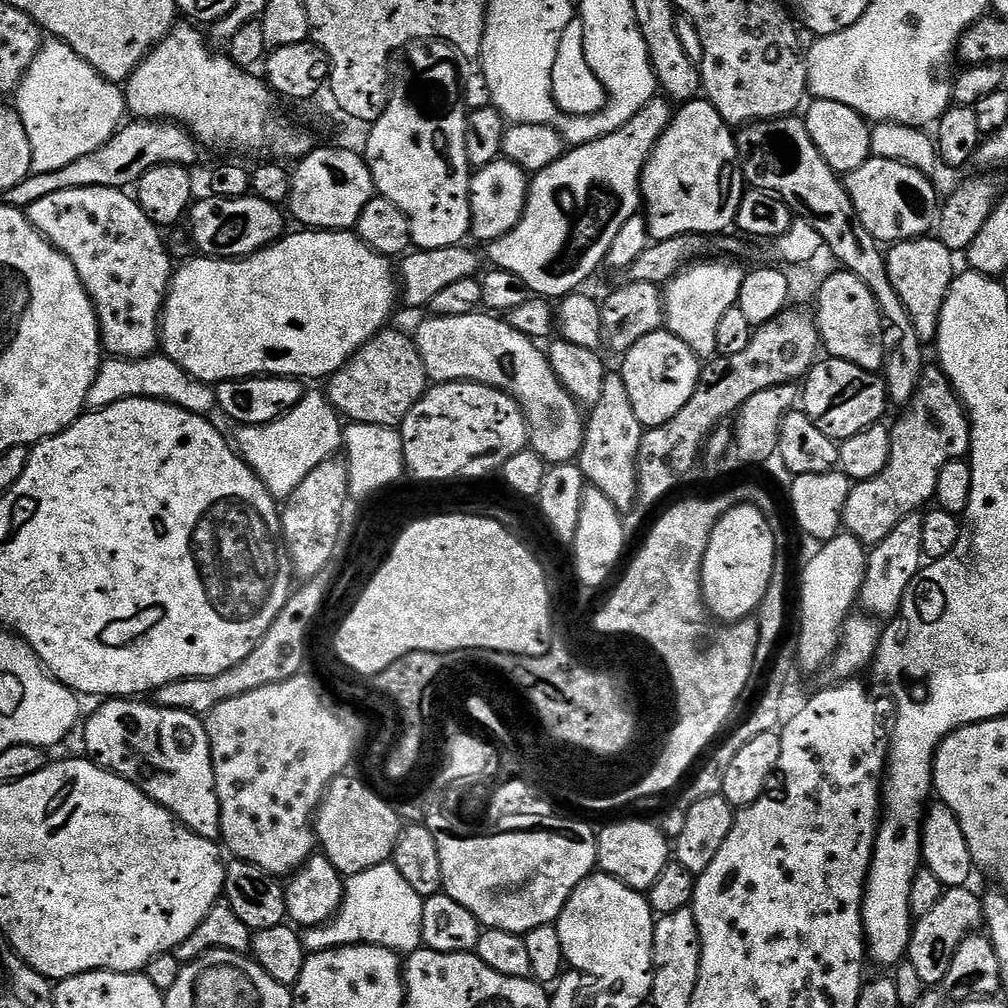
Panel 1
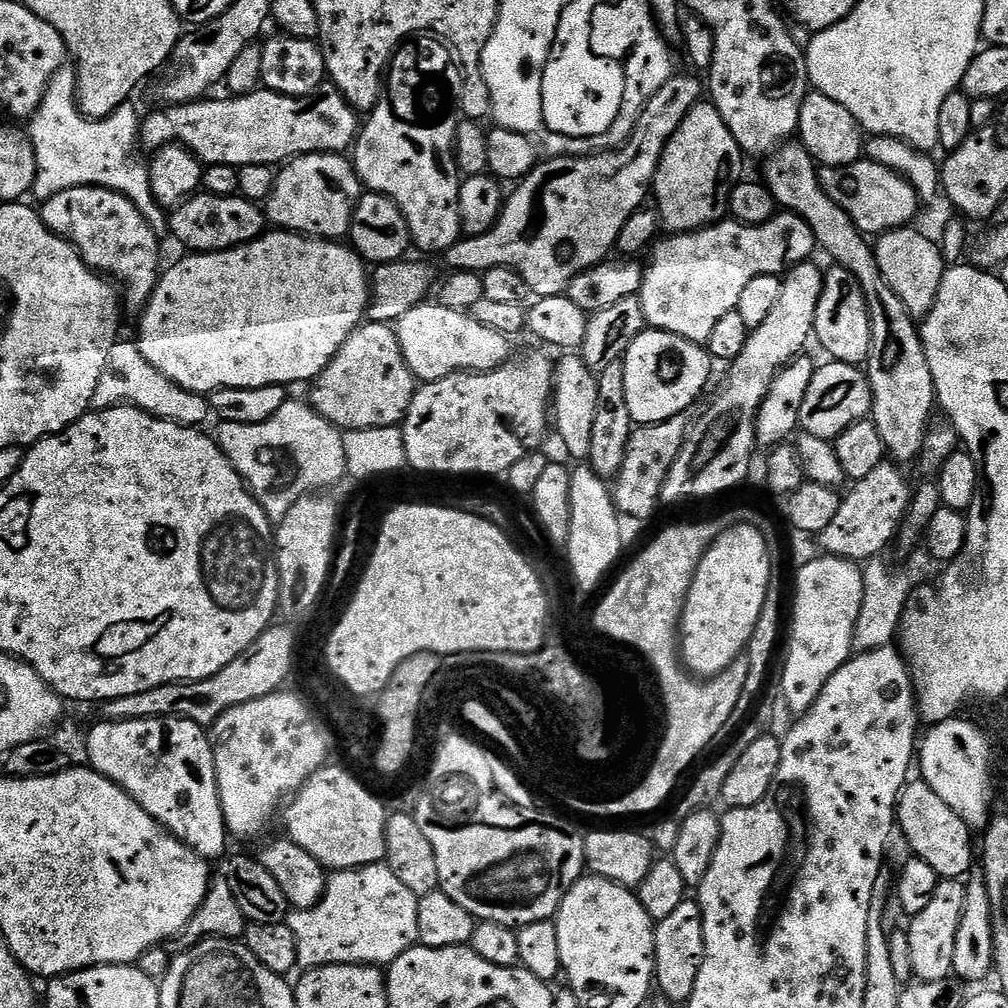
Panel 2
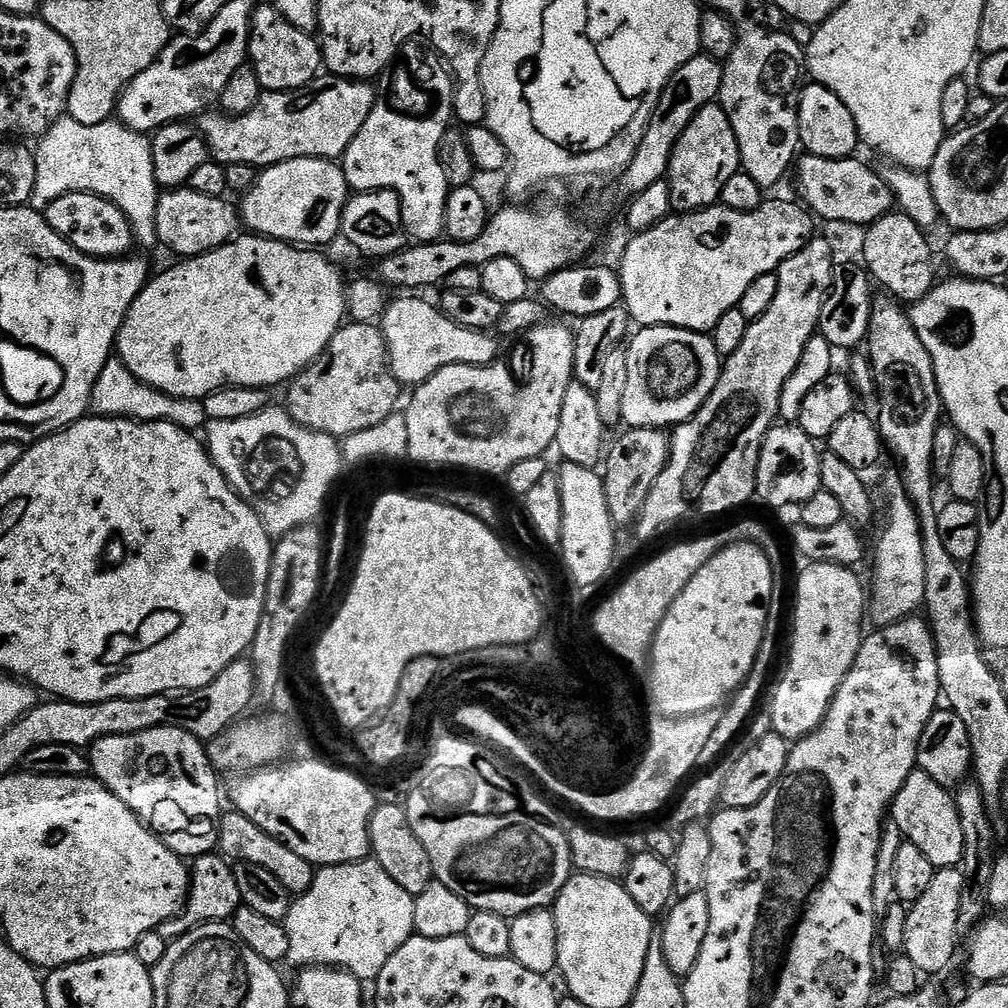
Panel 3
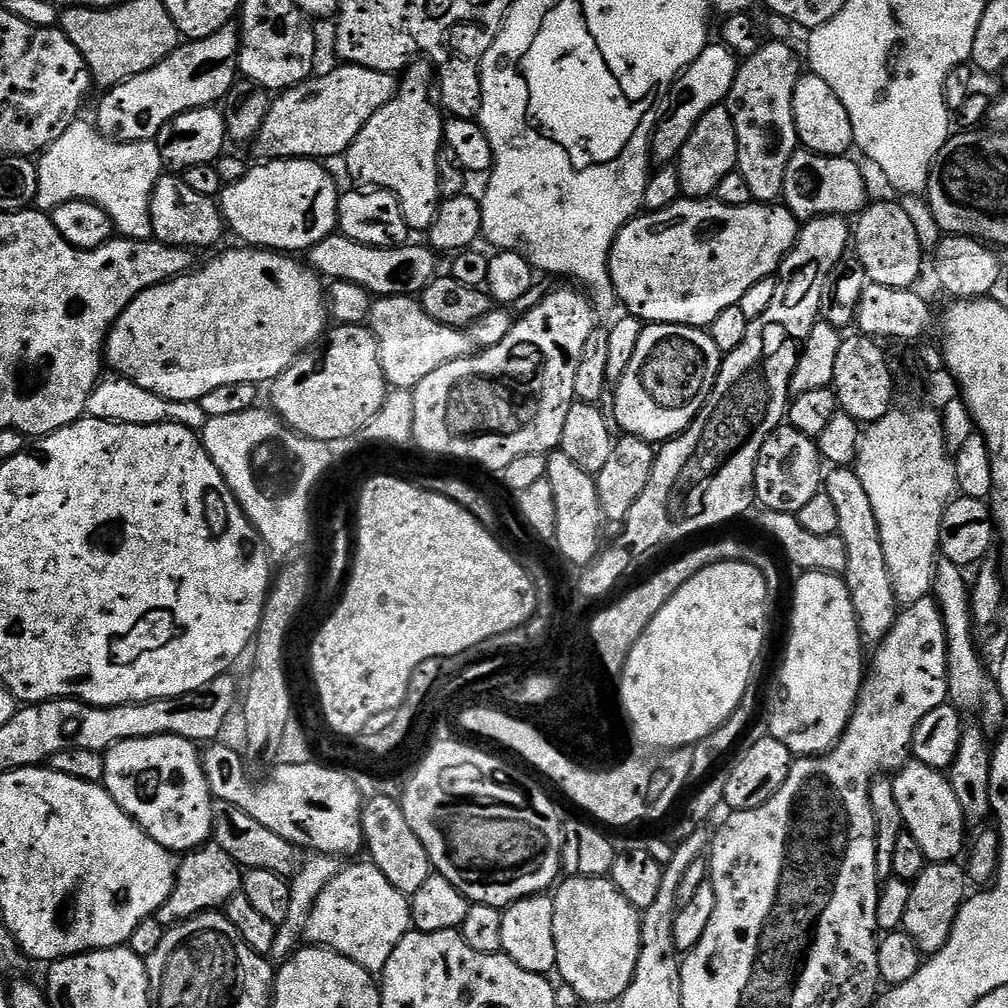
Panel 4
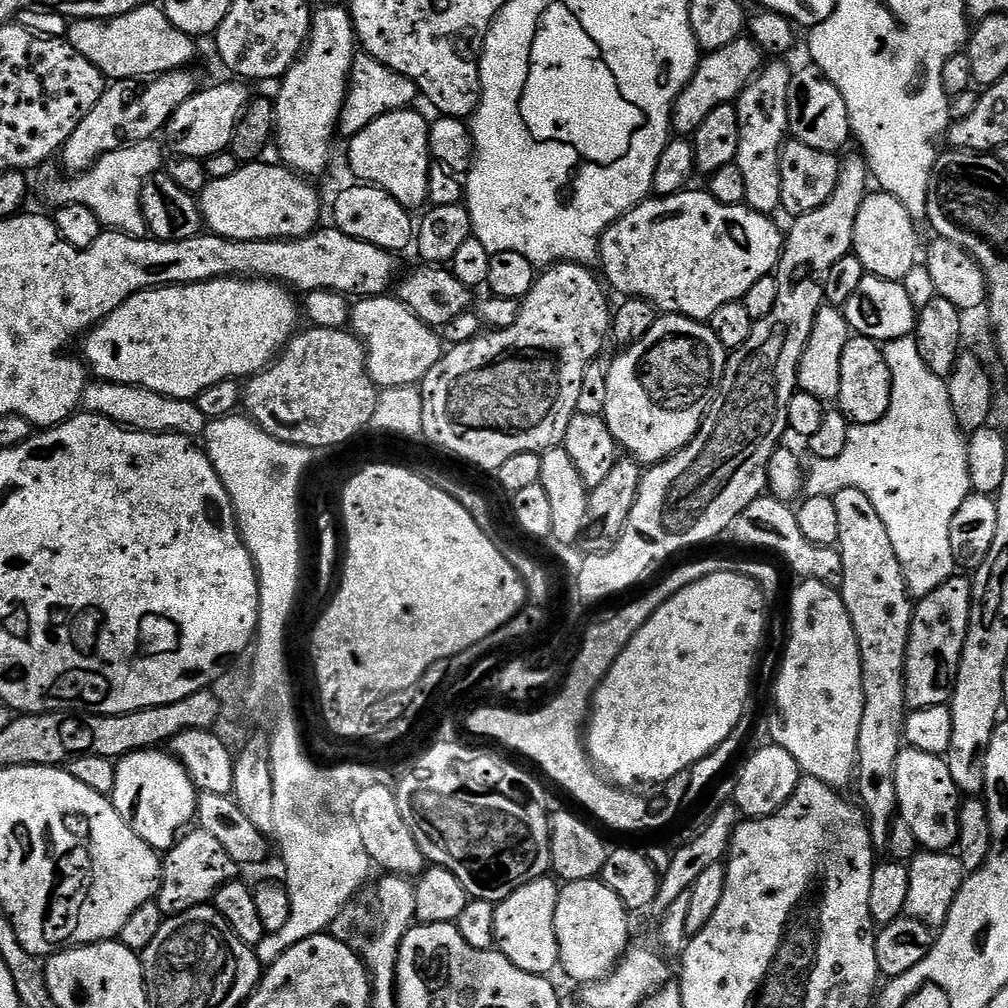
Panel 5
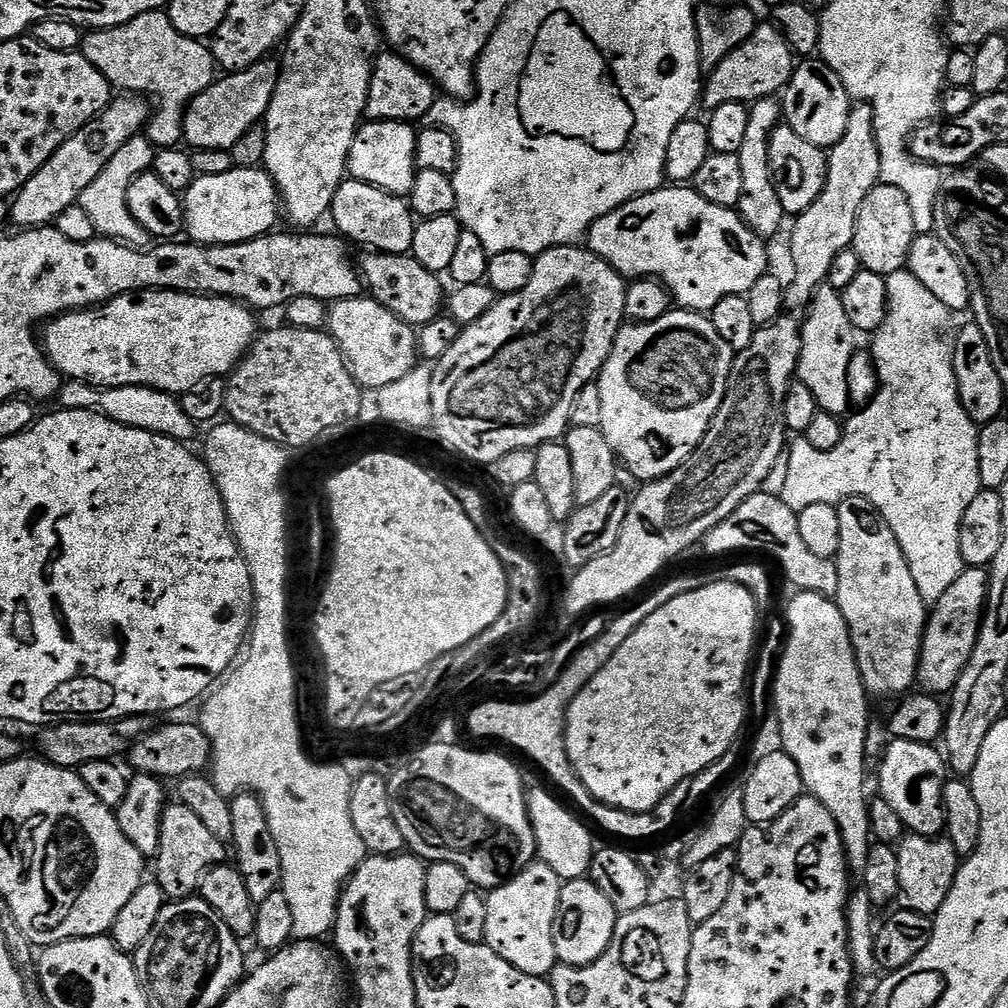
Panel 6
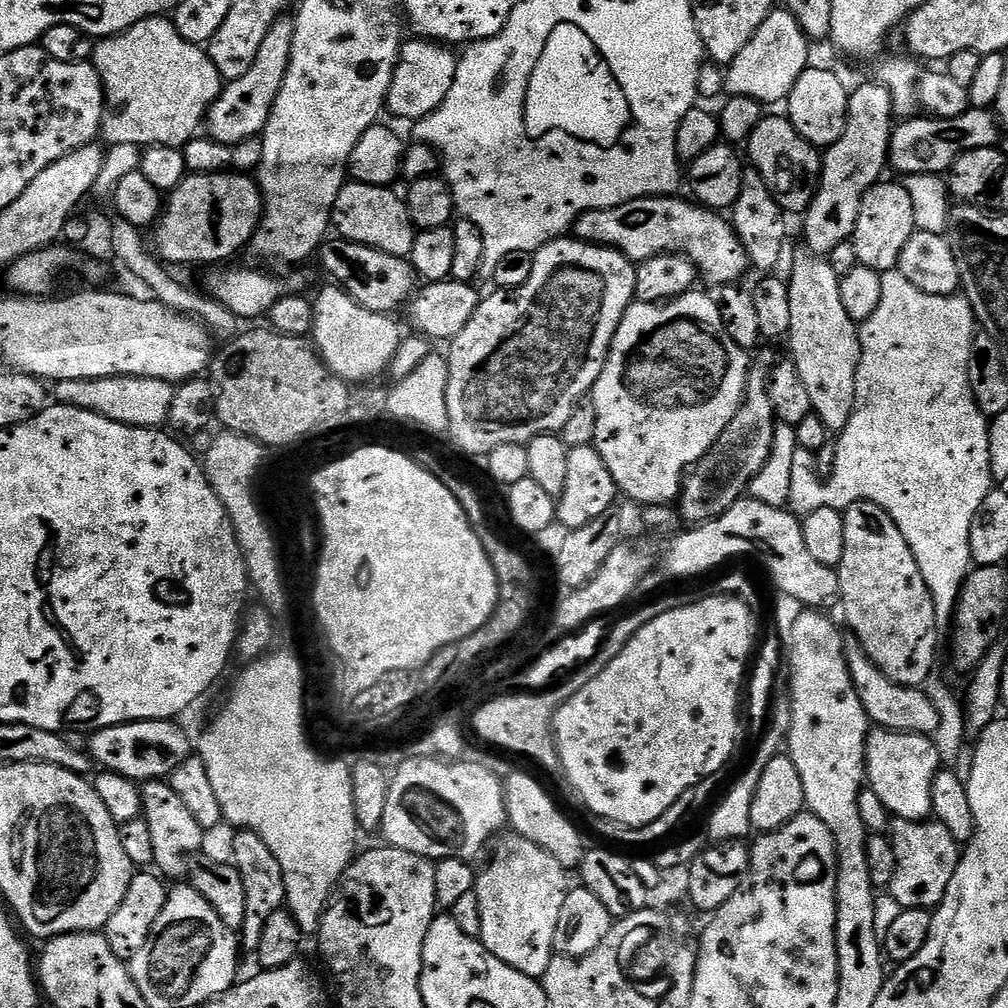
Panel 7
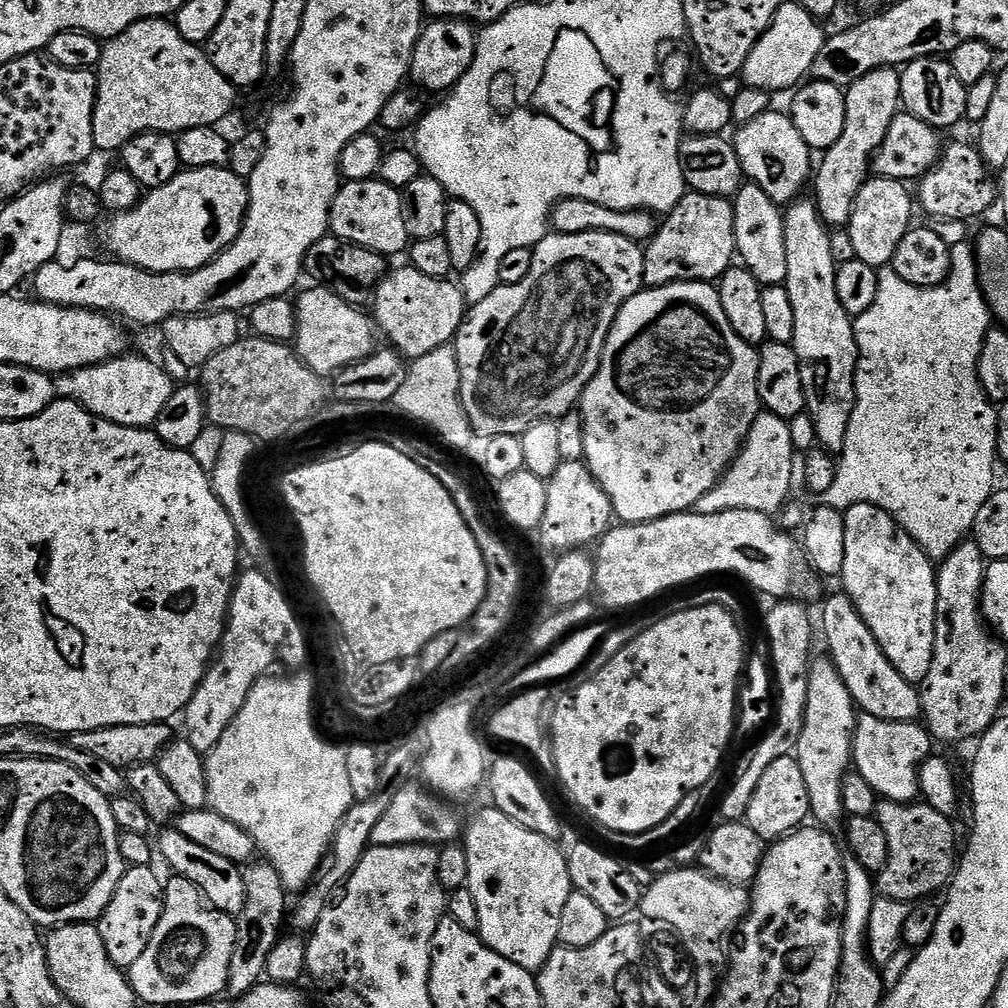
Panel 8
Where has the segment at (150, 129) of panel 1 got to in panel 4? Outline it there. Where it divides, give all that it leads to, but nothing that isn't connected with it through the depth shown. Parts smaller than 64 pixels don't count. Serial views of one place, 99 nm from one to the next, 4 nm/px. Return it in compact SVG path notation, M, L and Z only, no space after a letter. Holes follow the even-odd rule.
M341 63L340 68L333 72L328 72L325 76L317 75L315 78L309 78L295 88L289 88L277 95L269 103L266 120L262 122L262 128L258 130L254 141L257 157L264 160L318 160L327 161L327 156L343 157L348 151L348 147L358 138L362 126L396 97L398 80L391 72L379 72L363 68L357 64Z

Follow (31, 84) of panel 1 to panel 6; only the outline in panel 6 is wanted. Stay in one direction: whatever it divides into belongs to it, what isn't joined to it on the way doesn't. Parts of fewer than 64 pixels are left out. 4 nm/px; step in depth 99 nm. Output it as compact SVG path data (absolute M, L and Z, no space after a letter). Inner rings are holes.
M144 134L135 136L121 146L118 154L114 154L114 158L106 162L106 170L102 170L102 174L98 174L98 178L94 178L94 182L90 182L86 190L82 190L78 201L80 208L86 210L86 214L90 214L90 218L94 221L97 237L115 240L130 248L141 250L153 247L154 237L136 221L134 214L130 214L128 195L130 186L134 186L134 182L142 173L151 169L156 157L157 149L153 141L149 137L147 140L146 136Z

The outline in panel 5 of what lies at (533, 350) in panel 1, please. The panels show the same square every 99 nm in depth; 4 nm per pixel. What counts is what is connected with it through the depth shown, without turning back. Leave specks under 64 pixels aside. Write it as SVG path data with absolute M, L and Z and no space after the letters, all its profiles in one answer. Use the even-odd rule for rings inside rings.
M395 295L365 296L350 308L350 328L364 346L368 373L383 390L394 386L416 386L441 358L442 336L418 318Z

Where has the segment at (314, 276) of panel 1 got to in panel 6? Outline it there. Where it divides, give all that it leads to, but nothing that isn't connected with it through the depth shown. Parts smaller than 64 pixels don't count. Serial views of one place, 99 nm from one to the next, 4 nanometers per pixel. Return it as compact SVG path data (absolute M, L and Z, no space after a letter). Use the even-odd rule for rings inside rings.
M171 290L127 292L98 308L66 312L47 321L42 332L42 347L53 368L69 381L90 384L94 388L138 384L162 392L183 394L194 391L205 380L227 377L248 355L258 335L256 316L253 309L224 296L198 296Z

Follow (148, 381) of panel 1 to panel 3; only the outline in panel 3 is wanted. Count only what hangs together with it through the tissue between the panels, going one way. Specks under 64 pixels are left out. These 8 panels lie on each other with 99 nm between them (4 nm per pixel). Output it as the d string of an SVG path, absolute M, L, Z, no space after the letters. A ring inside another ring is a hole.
M110 358L106 366L102 366L102 374L98 374L98 382L94 382L94 390L90 394L88 412L93 416L110 416L126 420L160 420L179 425L191 432L203 429L207 425L207 416L203 401L180 399L179 396L168 396L146 382L134 378L130 370L119 358Z

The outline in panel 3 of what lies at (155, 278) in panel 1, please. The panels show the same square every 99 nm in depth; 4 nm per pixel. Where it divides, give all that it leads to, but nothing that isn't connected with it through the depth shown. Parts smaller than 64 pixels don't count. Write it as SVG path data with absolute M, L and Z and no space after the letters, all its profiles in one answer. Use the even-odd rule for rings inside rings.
M71 192L50 202L50 206L43 209L42 215L59 236L63 236L69 244L88 256L124 258L133 251L134 237L126 214L122 214L122 210L114 206L114 202L101 196Z

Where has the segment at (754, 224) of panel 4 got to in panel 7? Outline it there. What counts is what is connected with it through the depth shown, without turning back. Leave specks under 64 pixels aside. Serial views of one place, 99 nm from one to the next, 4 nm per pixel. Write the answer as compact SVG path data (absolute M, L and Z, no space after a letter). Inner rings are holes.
M654 196L628 200L613 208L590 210L576 219L574 236L590 244L614 248L627 260L639 262L665 254L683 254L696 266L696 271L715 286L732 286L744 271L749 271L748 255L727 219L719 211L705 208L691 199Z

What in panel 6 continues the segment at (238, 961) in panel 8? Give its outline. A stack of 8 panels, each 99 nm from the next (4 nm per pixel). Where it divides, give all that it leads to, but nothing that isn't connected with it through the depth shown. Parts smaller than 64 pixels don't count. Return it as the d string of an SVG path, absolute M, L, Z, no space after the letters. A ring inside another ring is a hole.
M254 794L235 797L230 803L230 826L230 848L234 853L234 864L240 869L252 903L258 905L266 902L274 893L281 891L282 858L278 858L278 842L274 842L274 834L270 834L270 822L266 818L264 803Z

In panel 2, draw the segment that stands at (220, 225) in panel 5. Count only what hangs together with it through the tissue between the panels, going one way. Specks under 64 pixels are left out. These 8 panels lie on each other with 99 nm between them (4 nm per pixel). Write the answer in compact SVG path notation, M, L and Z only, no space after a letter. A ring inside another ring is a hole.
M315 152L298 156L277 171L274 190L266 201L266 220L286 232L339 241L349 235L352 215L361 195L360 176L347 155Z

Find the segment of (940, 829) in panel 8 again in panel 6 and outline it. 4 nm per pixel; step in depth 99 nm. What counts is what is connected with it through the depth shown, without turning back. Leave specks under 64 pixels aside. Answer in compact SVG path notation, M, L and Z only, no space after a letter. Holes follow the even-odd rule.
M905 835L896 848L898 858L899 899L903 907L920 915L935 917L936 912L946 902L950 886L954 886L956 871L960 869L962 857L954 850L947 838L935 836Z

